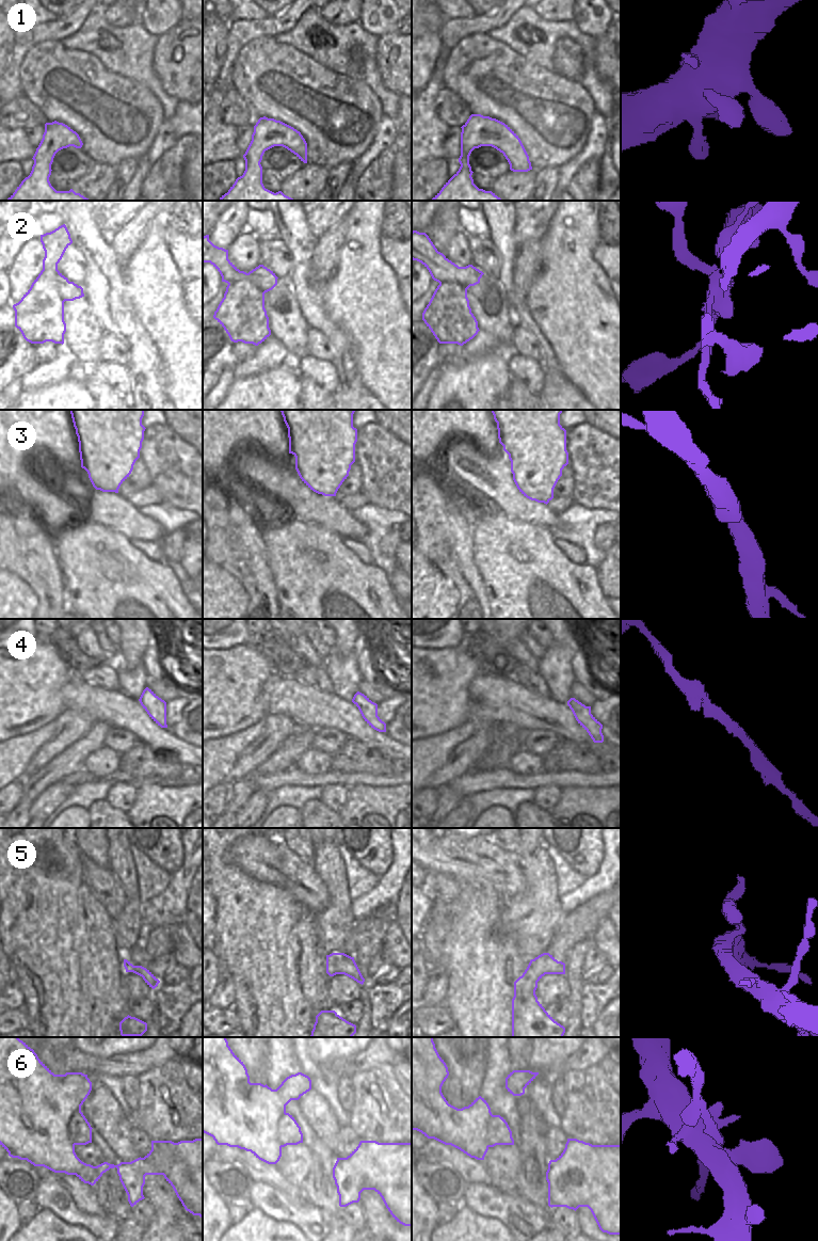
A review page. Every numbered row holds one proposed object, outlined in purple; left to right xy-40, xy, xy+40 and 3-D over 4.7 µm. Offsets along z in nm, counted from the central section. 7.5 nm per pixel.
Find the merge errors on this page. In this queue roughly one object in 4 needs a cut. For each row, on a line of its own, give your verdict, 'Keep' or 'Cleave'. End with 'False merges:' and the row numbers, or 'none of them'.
1: Keep
2: Cleave
3: Keep
4: Keep
5: Keep
6: Keep
False merges: 2

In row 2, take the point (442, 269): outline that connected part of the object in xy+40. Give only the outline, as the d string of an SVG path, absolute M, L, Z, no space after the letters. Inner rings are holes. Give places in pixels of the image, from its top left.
M412 232L412 259L421 262L439 284L456 279L459 266L438 252L426 233Z

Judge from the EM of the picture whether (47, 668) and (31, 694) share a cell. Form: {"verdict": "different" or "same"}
{"verdict": "same"}

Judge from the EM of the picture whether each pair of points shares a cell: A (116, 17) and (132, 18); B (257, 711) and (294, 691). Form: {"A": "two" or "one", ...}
{"A": "one", "B": "two"}

